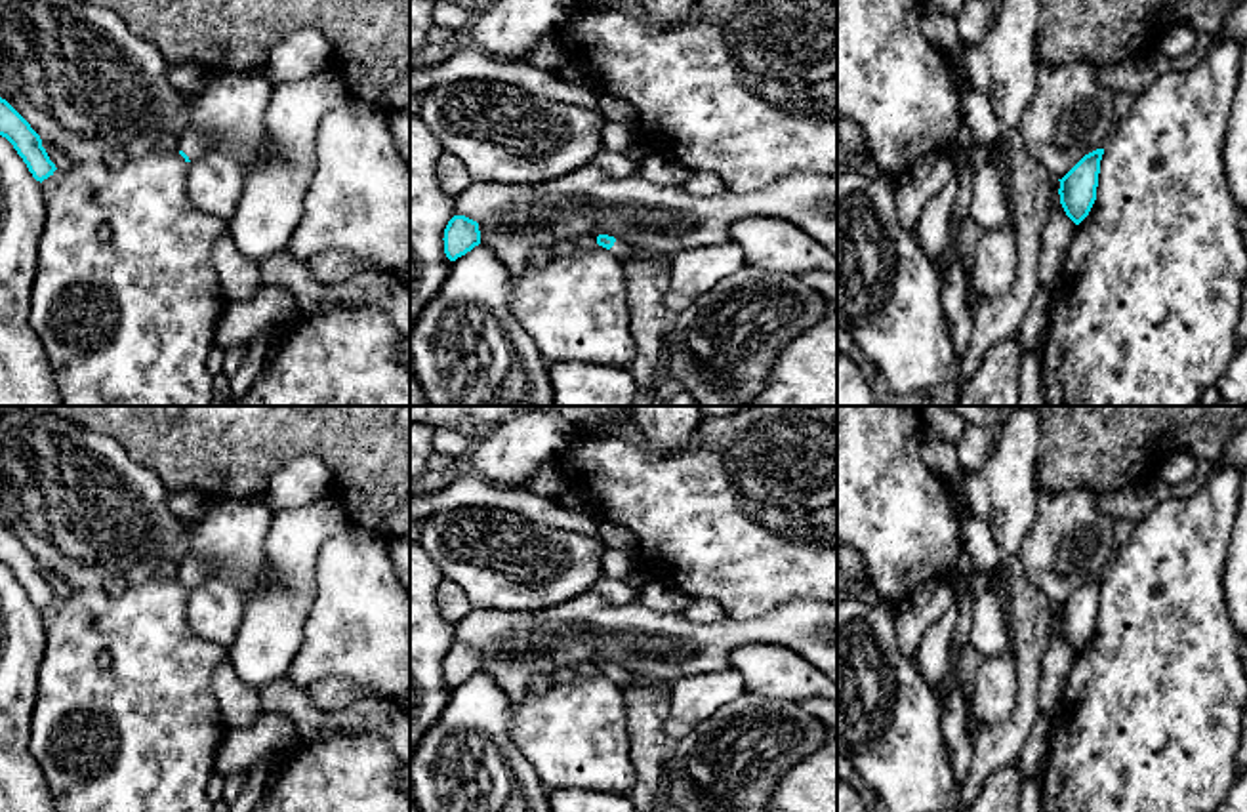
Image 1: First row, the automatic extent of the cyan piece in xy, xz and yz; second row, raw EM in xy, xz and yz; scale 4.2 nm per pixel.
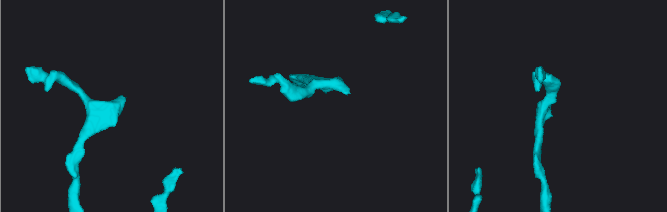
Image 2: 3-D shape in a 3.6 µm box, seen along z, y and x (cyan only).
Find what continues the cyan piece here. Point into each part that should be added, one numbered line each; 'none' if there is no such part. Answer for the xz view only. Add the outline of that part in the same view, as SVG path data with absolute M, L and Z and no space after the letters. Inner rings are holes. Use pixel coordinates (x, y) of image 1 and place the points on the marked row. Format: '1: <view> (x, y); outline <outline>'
1: xz (622, 250); outline M616 238L614 246L608 252L622 261L627 261L627 259L635 257L633 248L620 238Z

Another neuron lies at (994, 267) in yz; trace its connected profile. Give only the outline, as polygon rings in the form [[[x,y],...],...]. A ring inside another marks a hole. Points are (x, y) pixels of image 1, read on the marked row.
[[[1014,225],[1003,229],[982,229],[974,248],[969,286],[990,301],[1007,294],[1016,278],[1016,233]]]

